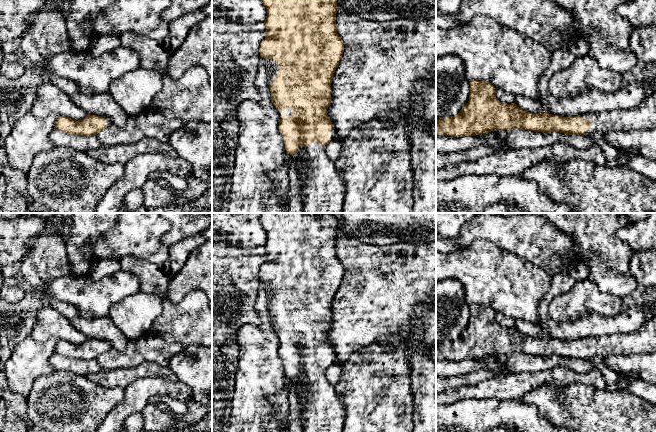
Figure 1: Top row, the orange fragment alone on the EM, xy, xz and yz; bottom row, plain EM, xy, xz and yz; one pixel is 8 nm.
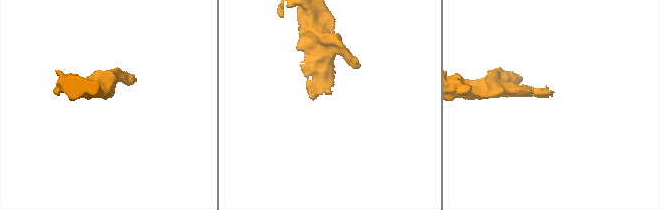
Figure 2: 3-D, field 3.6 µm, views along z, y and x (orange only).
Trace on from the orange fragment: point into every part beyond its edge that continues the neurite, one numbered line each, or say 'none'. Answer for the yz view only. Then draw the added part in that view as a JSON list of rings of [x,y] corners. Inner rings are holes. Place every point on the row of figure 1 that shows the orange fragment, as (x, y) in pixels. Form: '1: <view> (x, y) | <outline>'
1: yz (642, 117) | [[[656,75],[647,81],[650,93],[636,106],[630,109],[590,112],[580,115],[588,118],[592,125],[585,136],[594,132],[629,132],[633,130],[653,130],[656,128]]]

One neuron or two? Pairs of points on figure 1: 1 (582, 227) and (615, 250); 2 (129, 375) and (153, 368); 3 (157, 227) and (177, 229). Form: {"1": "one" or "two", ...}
{"1": "one", "2": "one", "3": "two"}

